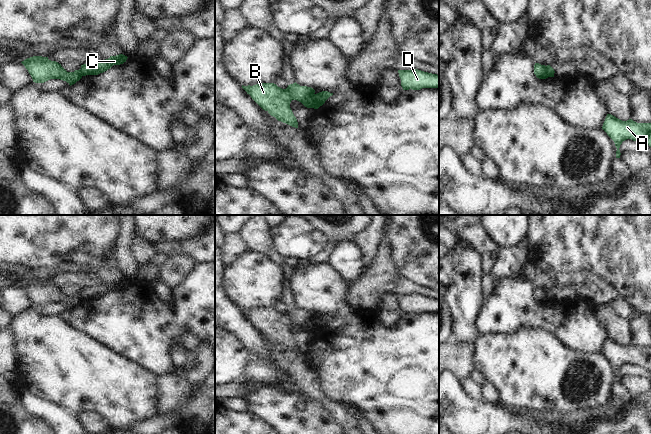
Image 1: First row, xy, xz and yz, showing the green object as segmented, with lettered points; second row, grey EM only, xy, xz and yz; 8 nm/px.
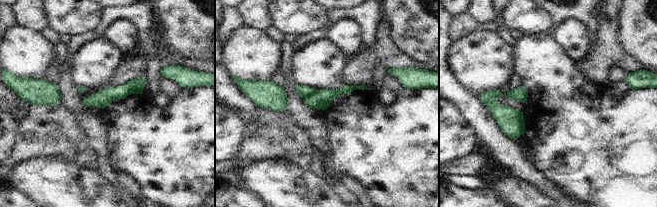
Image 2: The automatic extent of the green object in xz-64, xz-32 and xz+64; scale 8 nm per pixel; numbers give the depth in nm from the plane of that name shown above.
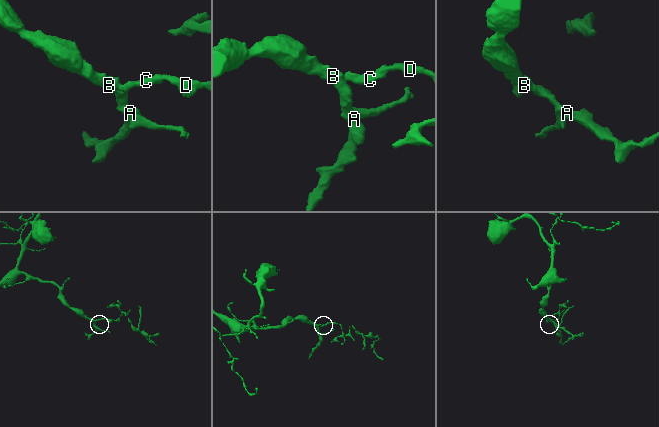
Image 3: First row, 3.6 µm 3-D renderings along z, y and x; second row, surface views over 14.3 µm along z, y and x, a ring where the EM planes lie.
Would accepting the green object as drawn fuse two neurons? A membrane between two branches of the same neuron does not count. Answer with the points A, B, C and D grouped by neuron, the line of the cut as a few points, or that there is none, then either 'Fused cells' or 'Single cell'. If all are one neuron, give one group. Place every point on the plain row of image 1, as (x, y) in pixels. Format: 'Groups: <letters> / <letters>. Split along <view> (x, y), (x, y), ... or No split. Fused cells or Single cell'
Groups: A B / C D. Split along xz (313, 317), (301, 326). Fused cells

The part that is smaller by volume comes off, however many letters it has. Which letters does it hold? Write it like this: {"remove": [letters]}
{"remove": ["C", "D"]}

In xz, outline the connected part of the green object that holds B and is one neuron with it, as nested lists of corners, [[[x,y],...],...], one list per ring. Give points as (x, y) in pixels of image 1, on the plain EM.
[[[296,306],[288,309],[286,313],[282,313],[274,307],[258,307],[253,310],[242,309],[242,312],[263,334],[278,345],[295,352],[298,352],[298,346],[290,332],[291,325],[297,324],[302,327],[315,317],[313,312],[300,310]]]

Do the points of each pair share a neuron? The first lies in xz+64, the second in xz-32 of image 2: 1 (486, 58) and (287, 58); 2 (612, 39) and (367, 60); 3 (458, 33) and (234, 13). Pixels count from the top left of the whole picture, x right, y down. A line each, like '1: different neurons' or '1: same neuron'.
1: different neurons
2: same neuron
3: same neuron

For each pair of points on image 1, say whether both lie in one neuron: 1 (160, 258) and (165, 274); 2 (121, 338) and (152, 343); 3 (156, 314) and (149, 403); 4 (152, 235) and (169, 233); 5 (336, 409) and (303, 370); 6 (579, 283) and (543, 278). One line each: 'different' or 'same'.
1: different
2: same
3: different
4: same
5: same
6: same

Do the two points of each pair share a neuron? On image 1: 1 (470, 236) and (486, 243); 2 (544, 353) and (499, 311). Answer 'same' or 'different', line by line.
1: same
2: different

